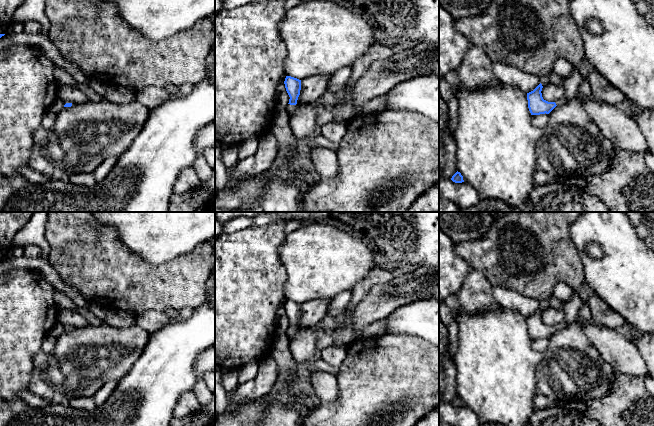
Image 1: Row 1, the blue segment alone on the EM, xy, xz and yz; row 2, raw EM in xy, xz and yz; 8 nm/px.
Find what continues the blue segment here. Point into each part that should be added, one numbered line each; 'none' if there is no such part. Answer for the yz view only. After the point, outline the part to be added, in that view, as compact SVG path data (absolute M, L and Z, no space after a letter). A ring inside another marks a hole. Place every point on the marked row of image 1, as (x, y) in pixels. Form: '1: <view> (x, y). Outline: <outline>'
1: yz (571, 83). Outline: M573 66L573 71L569 77L562 79L563 87L565 89L565 95L558 101L555 101L556 105L559 106L564 104L567 100L575 98L579 96L578 94L578 86L582 81L582 77L579 73L578 67Z

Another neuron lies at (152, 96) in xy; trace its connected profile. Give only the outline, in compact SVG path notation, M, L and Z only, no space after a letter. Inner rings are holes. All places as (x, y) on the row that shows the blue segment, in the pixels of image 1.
M149 86L138 91L135 99L147 107L153 109L171 99L171 94L165 87Z

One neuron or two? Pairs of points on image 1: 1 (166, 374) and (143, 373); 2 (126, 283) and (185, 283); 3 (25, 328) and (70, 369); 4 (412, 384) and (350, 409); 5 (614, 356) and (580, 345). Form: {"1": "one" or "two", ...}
{"1": "one", "2": "one", "3": "two", "4": "one", "5": "two"}

